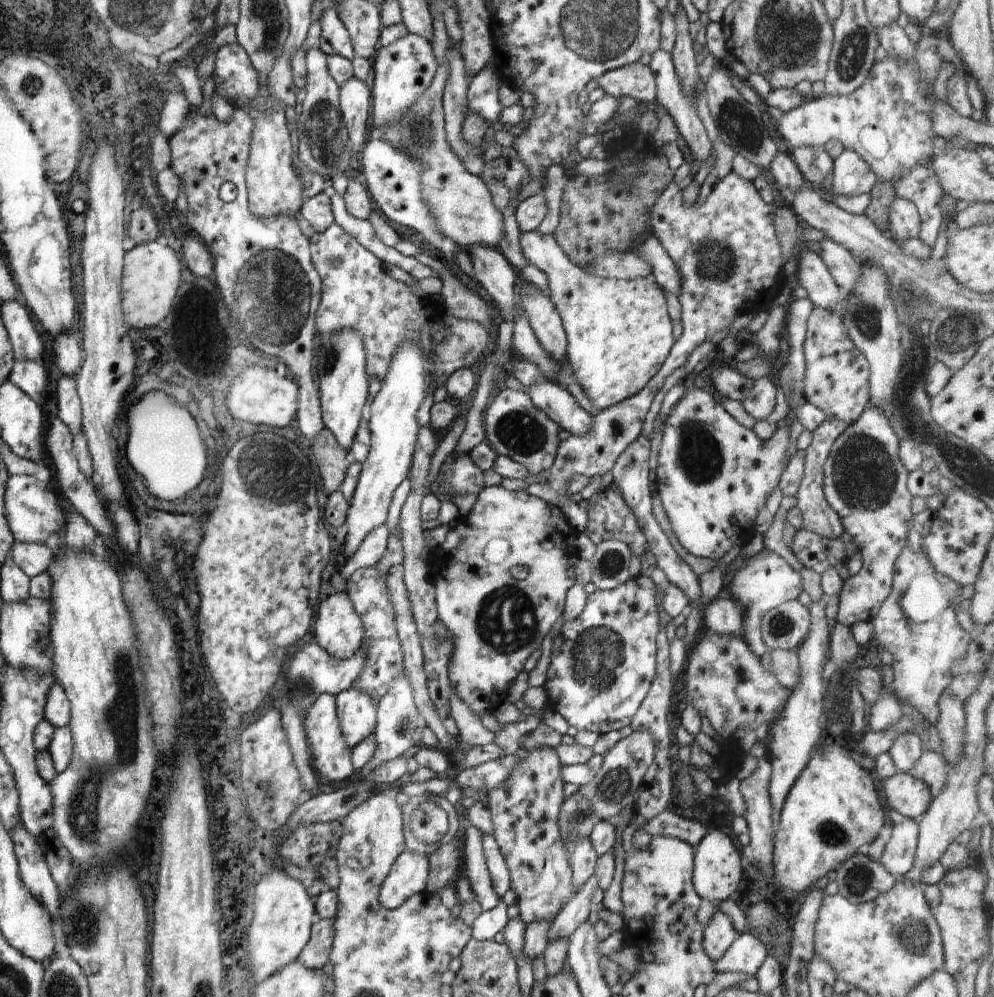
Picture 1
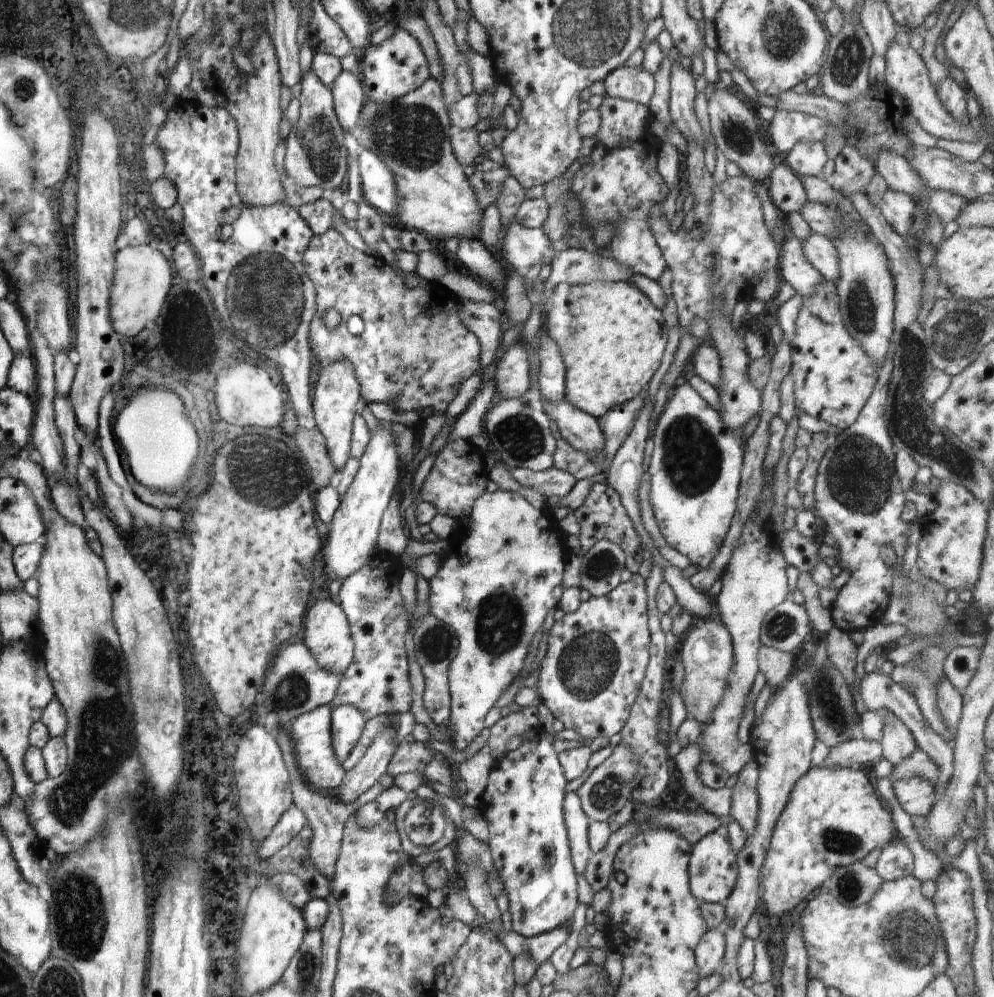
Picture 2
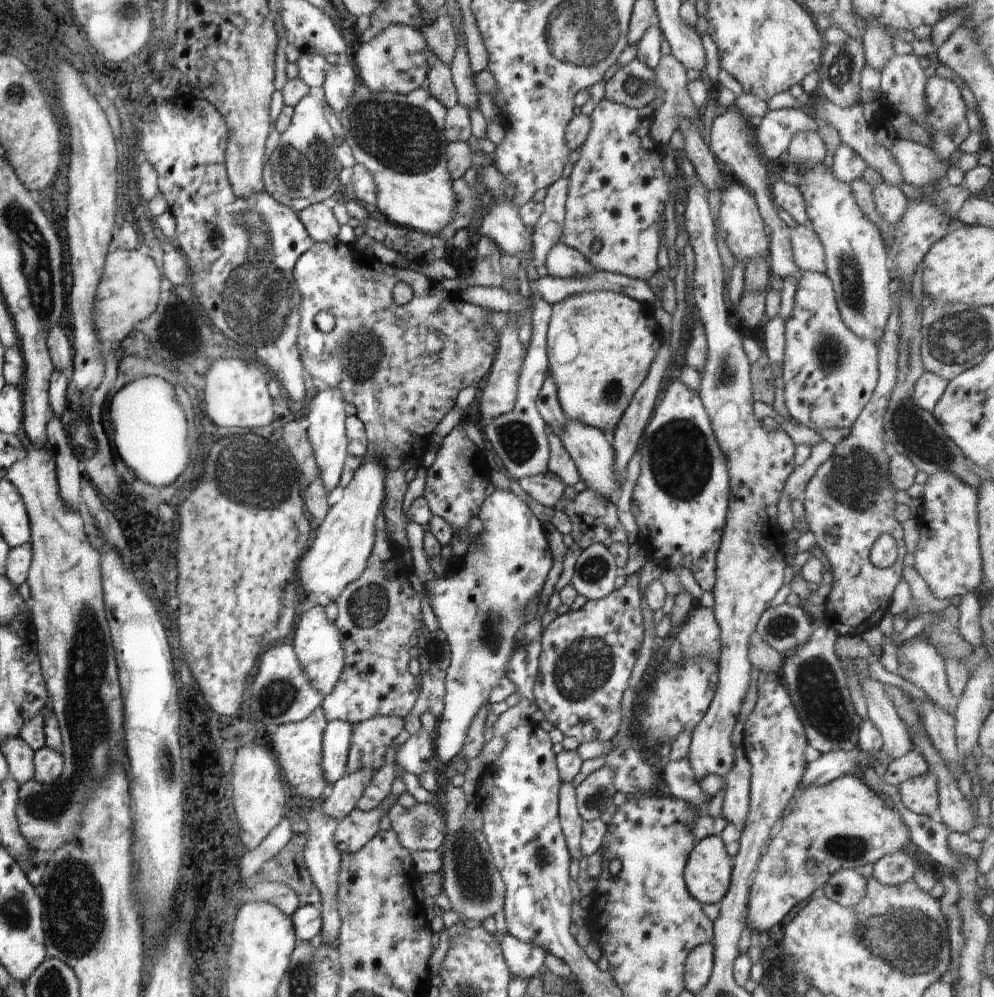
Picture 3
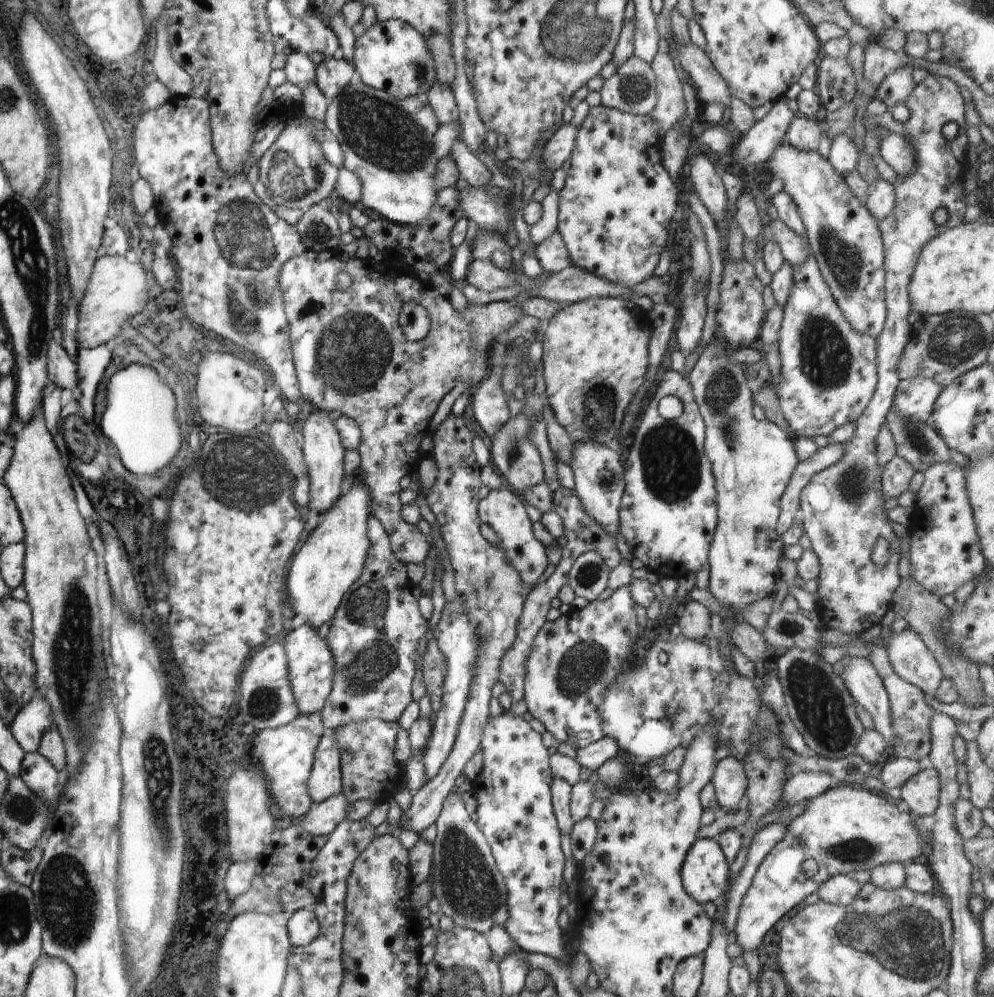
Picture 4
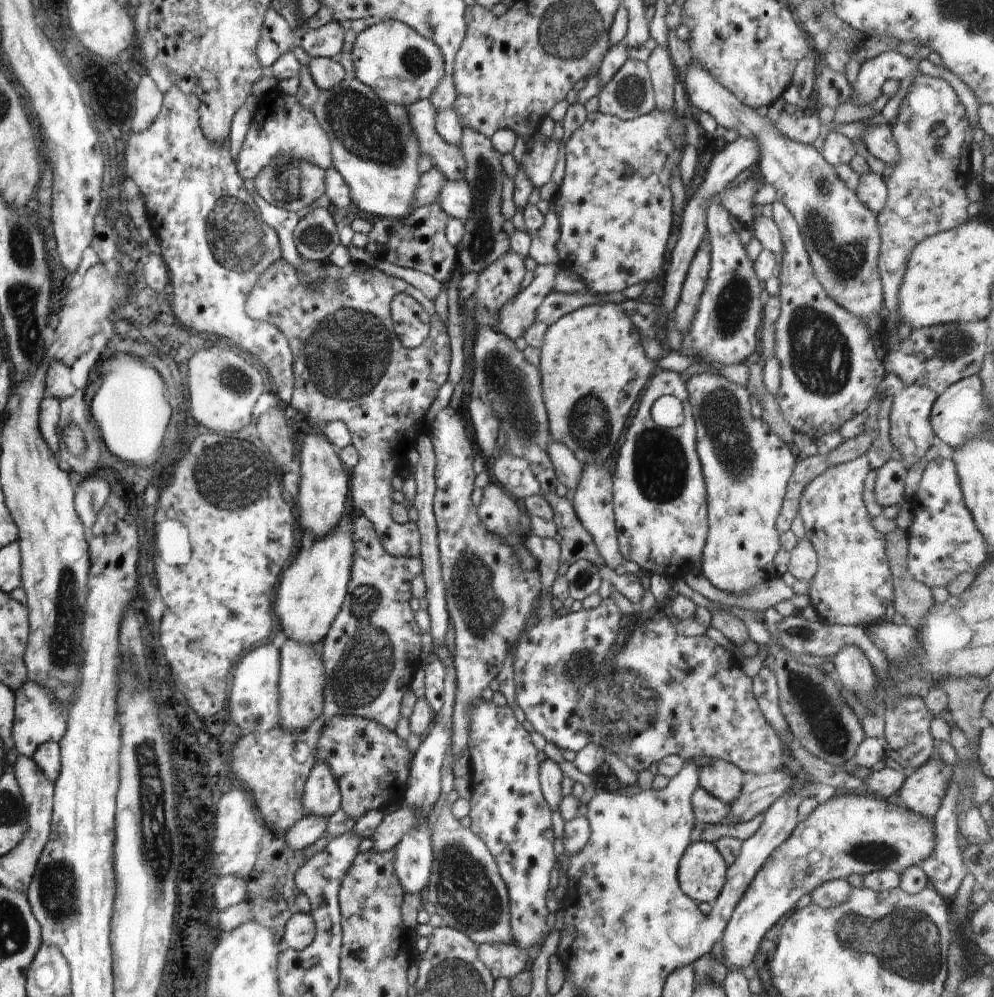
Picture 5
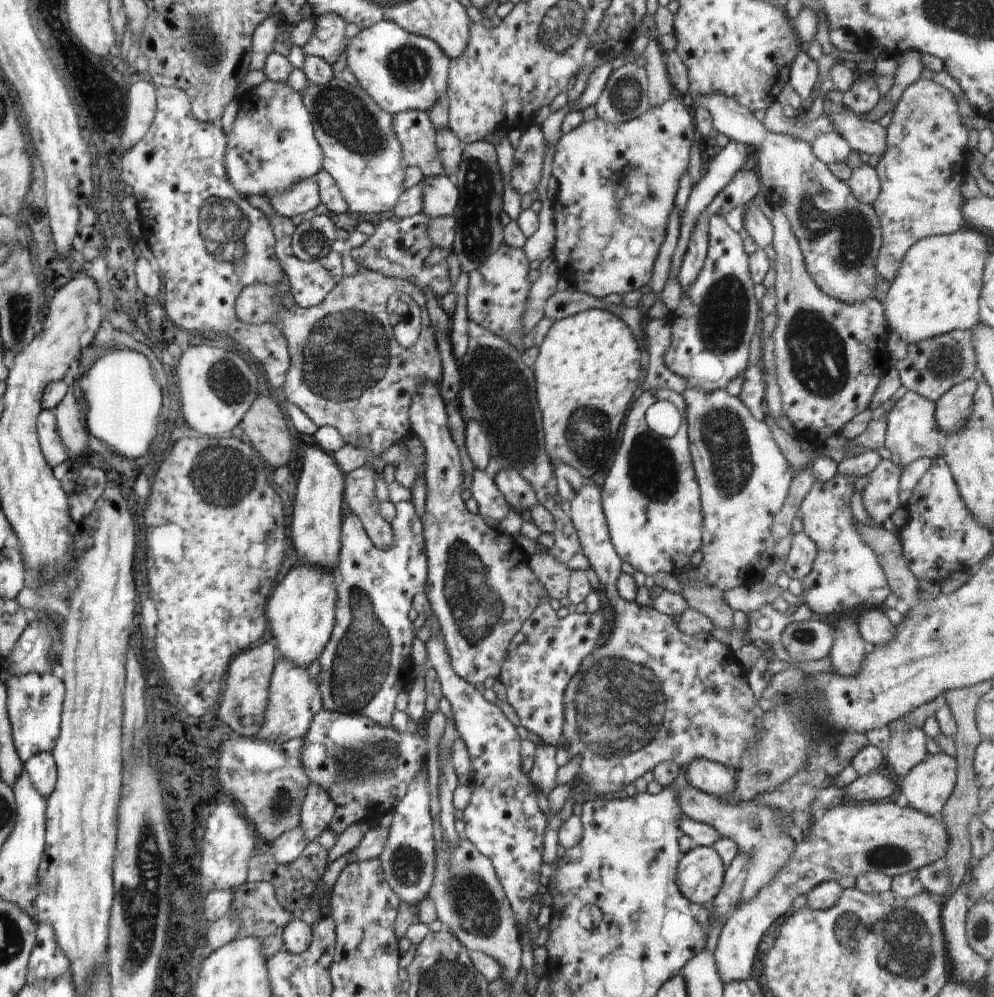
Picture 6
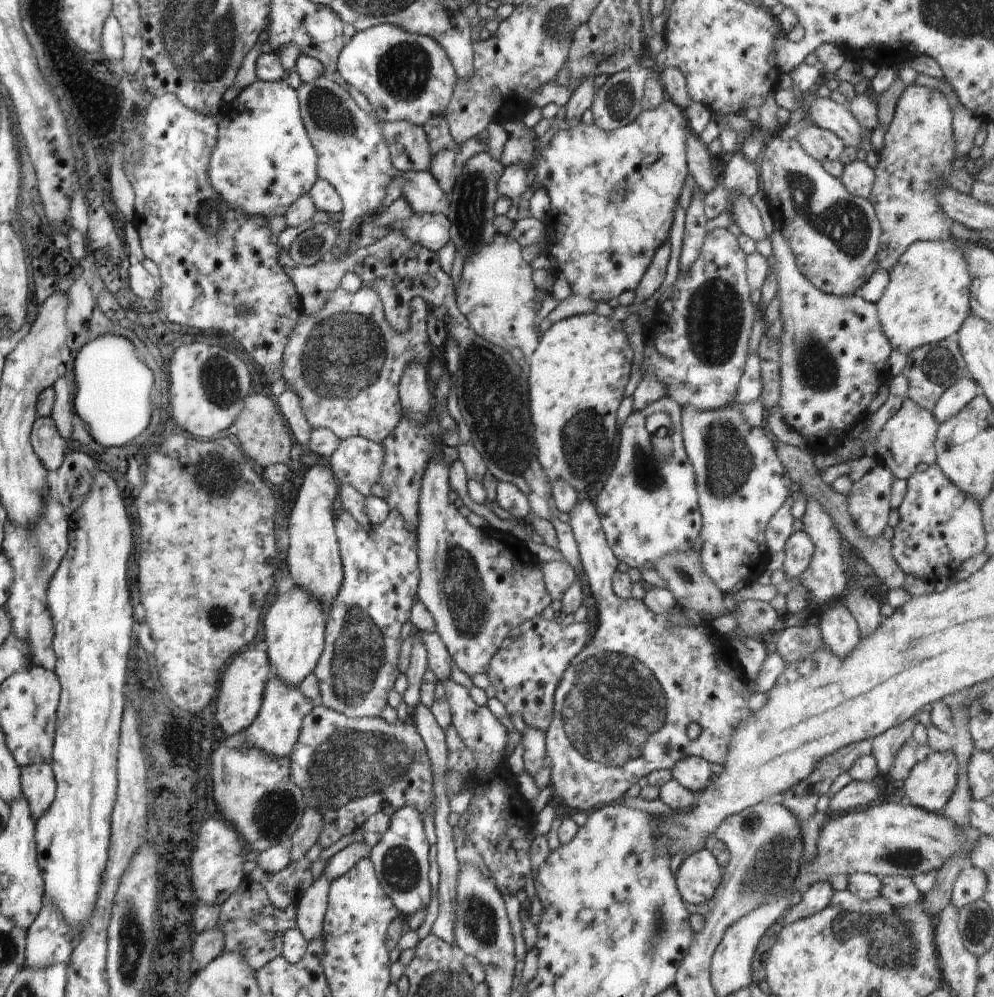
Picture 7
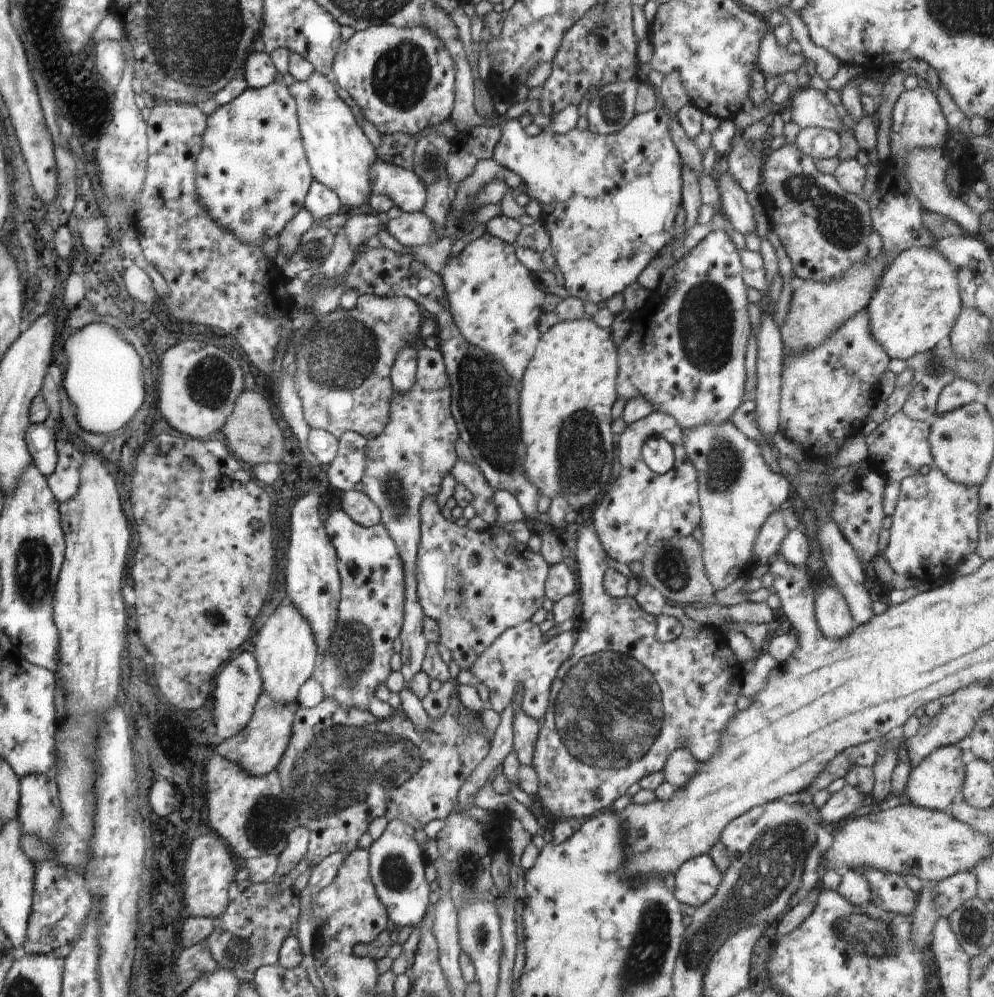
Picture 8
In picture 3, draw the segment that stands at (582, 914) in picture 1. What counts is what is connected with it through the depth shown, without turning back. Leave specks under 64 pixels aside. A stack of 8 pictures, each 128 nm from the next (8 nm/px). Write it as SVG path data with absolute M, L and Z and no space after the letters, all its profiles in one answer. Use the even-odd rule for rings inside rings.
M495 916L486 918L481 926L499 942L512 978L518 976L518 978L530 981L544 969L548 950L544 950L536 944L522 942L507 932L498 932Z

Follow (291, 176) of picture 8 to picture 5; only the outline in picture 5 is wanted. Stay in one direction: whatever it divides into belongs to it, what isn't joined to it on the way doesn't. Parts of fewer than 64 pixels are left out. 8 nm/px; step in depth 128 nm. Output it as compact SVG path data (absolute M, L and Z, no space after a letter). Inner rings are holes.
M274 92L274 96L266 98L270 102L270 112L266 110L264 130L262 124L251 120L242 148L239 151L239 160L235 160L235 167L243 181L254 180L261 170L270 165L276 157L288 157L306 161L319 166L322 170L332 167L331 144L328 135L318 124L315 114L302 105L294 95Z

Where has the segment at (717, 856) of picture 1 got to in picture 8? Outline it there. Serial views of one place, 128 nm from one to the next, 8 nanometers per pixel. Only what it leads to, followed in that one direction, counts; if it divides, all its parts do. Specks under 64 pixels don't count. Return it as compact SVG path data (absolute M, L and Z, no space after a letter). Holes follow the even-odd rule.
M702 854L680 866L673 892L676 900L684 906L698 909L714 897L723 874L718 871L709 855Z

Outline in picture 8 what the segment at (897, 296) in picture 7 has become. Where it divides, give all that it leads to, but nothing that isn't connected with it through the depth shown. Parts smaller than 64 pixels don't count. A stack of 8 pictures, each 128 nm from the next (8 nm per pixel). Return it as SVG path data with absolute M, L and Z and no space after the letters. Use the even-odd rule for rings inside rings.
M925 245L904 250L883 273L866 310L870 316L870 333L884 348L884 353L888 354L890 360L908 360L913 358L914 354L921 354L935 348L950 336L956 318L960 316L963 308L956 274L958 274L957 268L950 264L946 256L942 256L942 252L938 252L935 247Z

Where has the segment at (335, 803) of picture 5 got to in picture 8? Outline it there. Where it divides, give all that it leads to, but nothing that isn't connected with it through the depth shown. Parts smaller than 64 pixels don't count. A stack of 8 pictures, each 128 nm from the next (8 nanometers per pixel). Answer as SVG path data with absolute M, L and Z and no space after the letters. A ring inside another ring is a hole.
M301 823L292 829L287 836L287 843L284 850L278 855L279 861L275 872L274 880L281 879L287 875L290 870L294 870L298 866L298 862L304 858L308 848L308 829Z

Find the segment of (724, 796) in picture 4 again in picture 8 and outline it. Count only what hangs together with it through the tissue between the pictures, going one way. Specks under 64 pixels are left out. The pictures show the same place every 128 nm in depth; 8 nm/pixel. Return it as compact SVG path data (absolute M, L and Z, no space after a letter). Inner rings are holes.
M688 748L678 749L668 756L661 772L664 774L665 782L670 782L676 789L680 789L694 778L700 765Z

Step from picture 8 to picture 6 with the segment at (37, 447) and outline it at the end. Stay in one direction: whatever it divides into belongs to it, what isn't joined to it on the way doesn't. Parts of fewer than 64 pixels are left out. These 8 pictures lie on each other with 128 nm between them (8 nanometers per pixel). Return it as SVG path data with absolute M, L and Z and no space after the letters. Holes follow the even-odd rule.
M43 409L38 418L39 445L43 454L47 457L53 469L57 466L65 466L68 462L68 454L61 441L57 420L54 411Z

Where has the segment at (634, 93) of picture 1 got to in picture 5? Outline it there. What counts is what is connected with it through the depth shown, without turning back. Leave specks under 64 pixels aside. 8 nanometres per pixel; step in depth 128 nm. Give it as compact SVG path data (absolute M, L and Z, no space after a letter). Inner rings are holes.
M633 55L614 73L608 84L605 84L597 95L599 98L599 111L623 121L644 116L655 109L653 84L646 63L637 61Z

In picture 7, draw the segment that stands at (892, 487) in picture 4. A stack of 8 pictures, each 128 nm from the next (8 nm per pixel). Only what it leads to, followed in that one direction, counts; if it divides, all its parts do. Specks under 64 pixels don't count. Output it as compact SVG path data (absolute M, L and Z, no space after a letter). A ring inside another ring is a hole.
M879 464L858 480L847 498L847 509L864 535L881 538L888 524L891 508L891 488L895 476L892 471Z

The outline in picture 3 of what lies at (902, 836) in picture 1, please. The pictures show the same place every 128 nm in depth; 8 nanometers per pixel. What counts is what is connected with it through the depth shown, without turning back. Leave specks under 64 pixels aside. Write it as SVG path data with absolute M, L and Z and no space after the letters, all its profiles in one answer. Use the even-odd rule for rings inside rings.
M899 851L882 856L873 865L873 878L880 884L899 886L913 880L918 864L913 856Z

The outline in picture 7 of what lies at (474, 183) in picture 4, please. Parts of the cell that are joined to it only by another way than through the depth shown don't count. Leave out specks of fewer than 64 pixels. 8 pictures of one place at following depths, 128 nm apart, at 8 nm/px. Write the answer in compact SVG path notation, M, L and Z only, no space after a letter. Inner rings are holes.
M388 121L383 135L391 163L398 172L429 170L432 156L423 127L410 121Z

